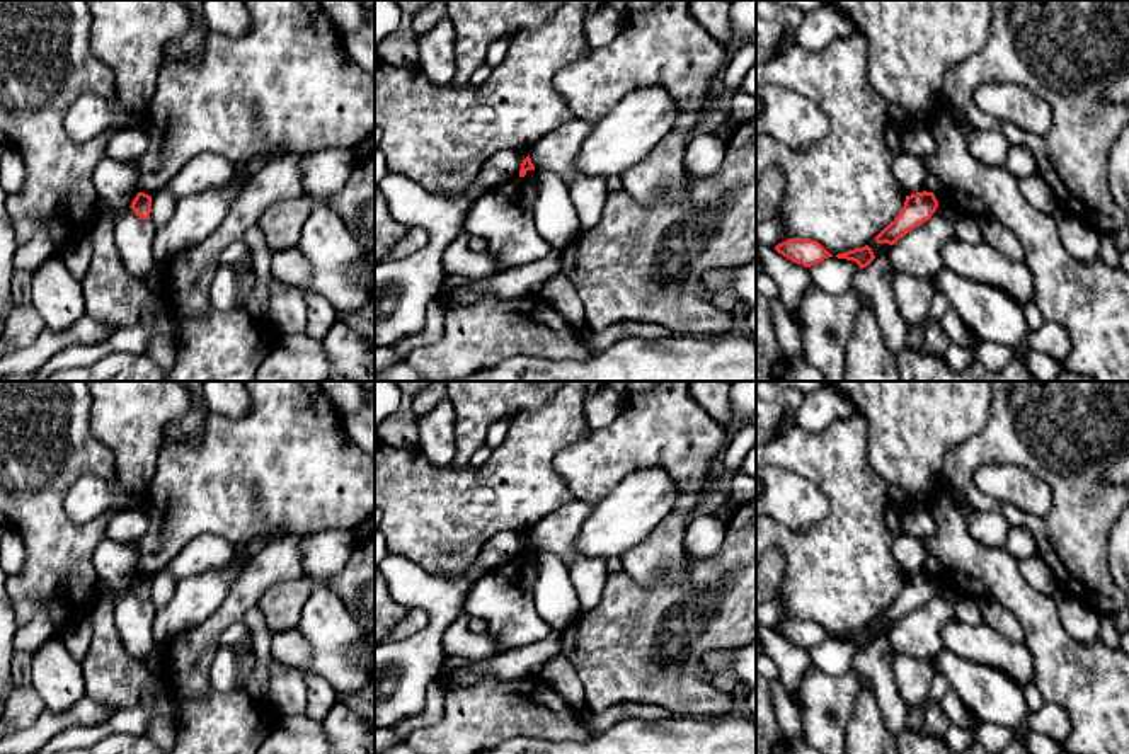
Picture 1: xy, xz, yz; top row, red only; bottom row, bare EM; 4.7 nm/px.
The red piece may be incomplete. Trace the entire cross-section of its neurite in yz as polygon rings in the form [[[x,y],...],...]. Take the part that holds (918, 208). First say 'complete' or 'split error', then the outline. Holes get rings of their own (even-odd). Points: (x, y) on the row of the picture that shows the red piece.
complete; [[[923,191],[906,196],[899,214],[875,237],[875,242],[894,245],[906,233],[928,221],[937,208],[938,201],[933,192]]]

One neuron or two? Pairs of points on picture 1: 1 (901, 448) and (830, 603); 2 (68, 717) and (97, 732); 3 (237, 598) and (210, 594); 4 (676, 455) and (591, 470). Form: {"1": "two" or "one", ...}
{"1": "two", "2": "two", "3": "two", "4": "one"}

